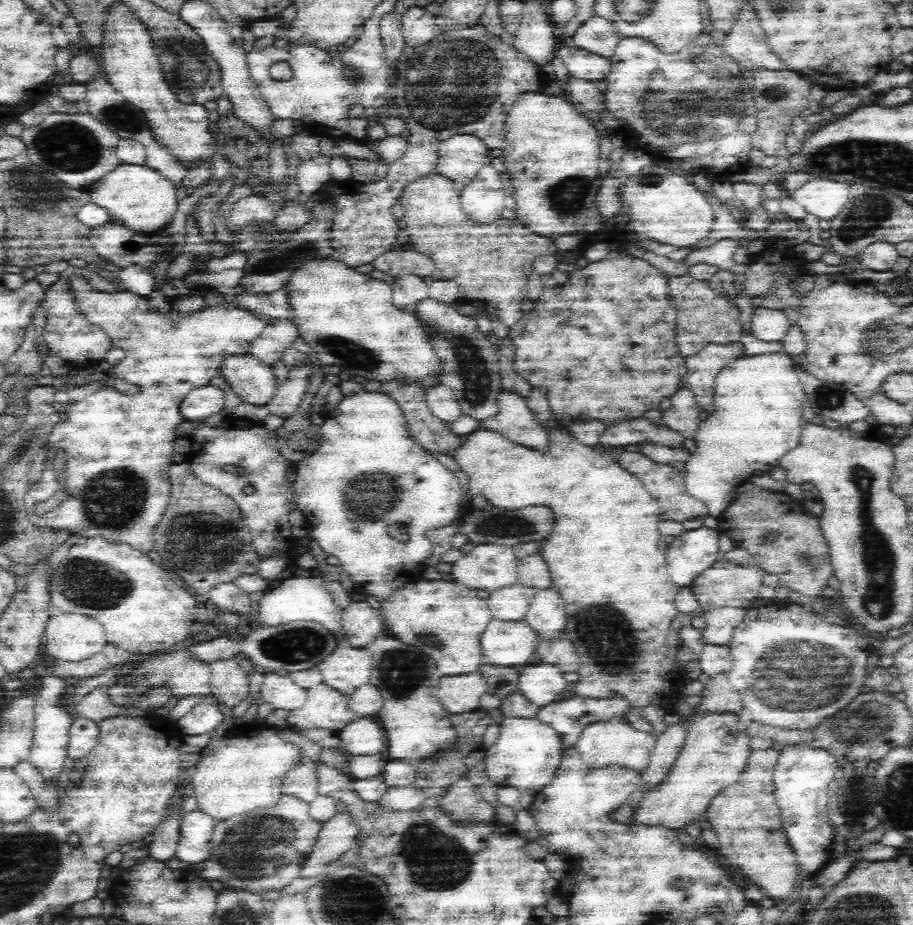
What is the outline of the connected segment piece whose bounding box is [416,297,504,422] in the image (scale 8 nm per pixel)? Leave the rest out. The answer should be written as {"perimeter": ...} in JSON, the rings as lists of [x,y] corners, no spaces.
{"perimeter":[[[424,299],[416,305],[425,324],[435,325],[440,338],[436,340],[439,356],[443,359],[443,385],[452,389],[453,396],[461,408],[462,415],[484,421],[500,414],[500,396],[503,394],[500,357],[496,346],[490,343],[488,336],[478,329],[474,319],[456,311],[454,305],[445,305],[438,301]]]}

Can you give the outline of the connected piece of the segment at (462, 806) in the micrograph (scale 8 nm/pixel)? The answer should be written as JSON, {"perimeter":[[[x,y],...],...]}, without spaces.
{"perimeter":[[[468,778],[459,780],[456,784],[448,787],[444,796],[440,796],[437,803],[436,809],[438,811],[448,815],[452,823],[462,825],[462,827],[490,823],[495,820],[494,807],[484,800],[477,786]]]}

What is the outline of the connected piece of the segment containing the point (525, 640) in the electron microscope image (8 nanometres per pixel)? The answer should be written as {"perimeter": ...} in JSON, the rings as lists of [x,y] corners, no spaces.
{"perimeter":[[[492,619],[480,636],[481,660],[493,666],[514,666],[534,660],[536,633],[522,621]]]}

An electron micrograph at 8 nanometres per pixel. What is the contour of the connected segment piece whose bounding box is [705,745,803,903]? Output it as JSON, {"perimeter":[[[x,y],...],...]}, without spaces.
{"perimeter":[[[781,745],[753,751],[740,780],[716,794],[705,815],[718,837],[719,858],[725,864],[736,866],[747,881],[762,888],[768,897],[793,903],[803,877],[796,872],[794,854],[780,826],[780,810],[774,798],[774,768],[782,756]]]}

